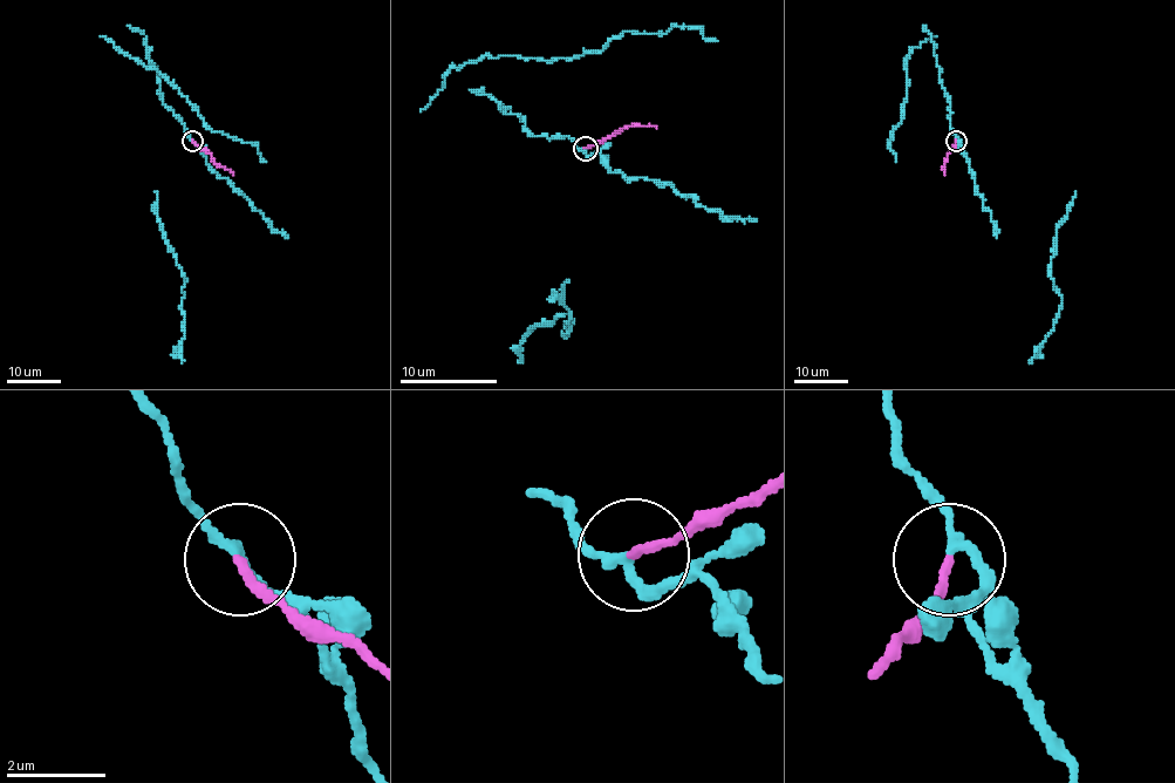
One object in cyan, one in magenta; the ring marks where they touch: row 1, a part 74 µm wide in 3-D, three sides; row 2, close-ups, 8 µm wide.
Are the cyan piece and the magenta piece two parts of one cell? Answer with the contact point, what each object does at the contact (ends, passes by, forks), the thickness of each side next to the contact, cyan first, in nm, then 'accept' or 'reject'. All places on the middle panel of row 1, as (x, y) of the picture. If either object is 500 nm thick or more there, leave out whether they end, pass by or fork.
(585, 149) | cyan passes by | magenta ends | 180/180 nm | reject

